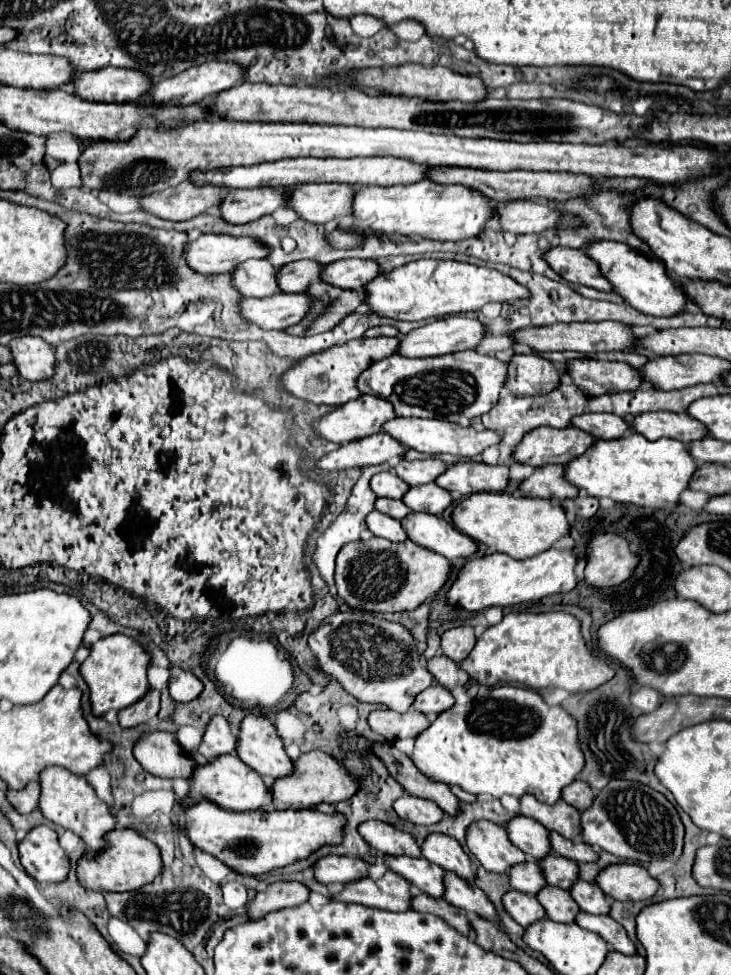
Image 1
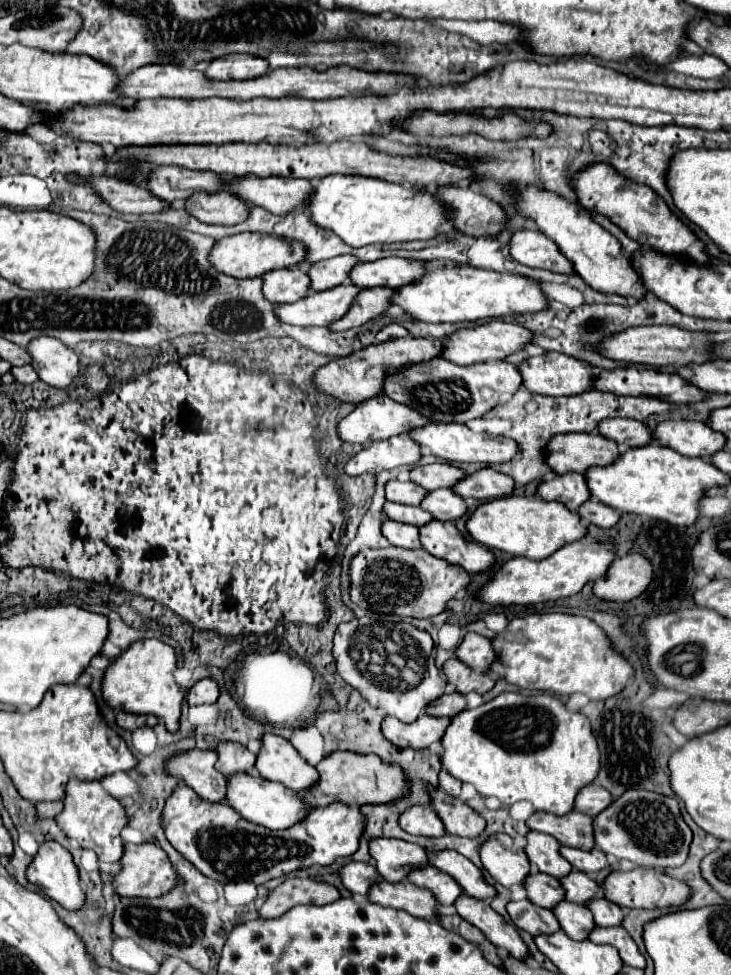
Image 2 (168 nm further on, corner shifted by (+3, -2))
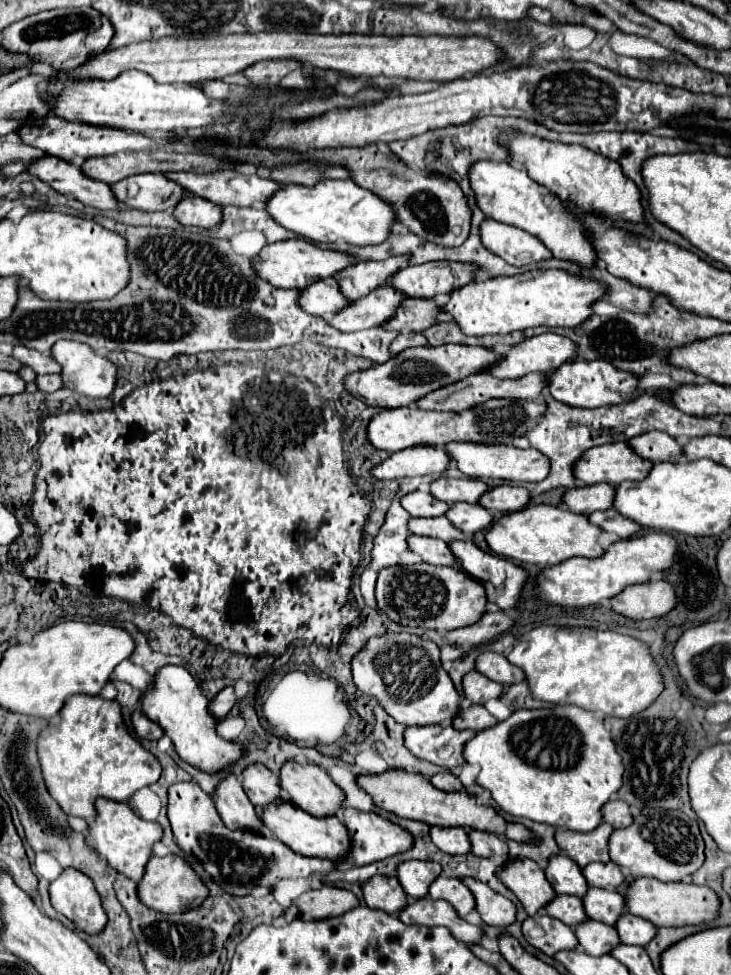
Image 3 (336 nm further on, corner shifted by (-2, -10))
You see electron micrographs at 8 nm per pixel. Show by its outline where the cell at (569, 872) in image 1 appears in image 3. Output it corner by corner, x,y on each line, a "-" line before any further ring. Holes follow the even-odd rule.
591,886
581,900
585,906
585,914
591,920
599,920
599,922
605,922
611,926
625,912
623,896
617,890
605,890
605,888

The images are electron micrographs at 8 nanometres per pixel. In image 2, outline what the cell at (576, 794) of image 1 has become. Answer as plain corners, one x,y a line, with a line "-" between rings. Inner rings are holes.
592,784
592,786
586,786
586,788
580,790
580,794
576,798
576,810
594,818
602,810
606,810
612,802
614,802
614,798
608,790

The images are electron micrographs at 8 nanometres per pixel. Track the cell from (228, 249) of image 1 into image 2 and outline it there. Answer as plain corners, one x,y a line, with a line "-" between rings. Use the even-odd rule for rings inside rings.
236,234
236,236
228,236
222,238
214,244
214,250
210,252
210,262
214,262
214,268
230,274
234,278
256,278
262,276
266,272
278,270
278,268
288,268
292,264
300,264
306,258
308,248
298,242
298,240
290,240
290,238
280,238
280,236
266,236
266,234

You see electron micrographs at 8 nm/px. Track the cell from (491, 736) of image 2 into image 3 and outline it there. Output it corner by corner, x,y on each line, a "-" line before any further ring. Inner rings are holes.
567,704
567,706
553,706
553,708
541,708
541,710
515,710
507,720
497,722
495,726
491,726
489,730
481,730
477,732
463,748
463,758
467,764
479,764
481,772
477,774
477,784
485,790
491,792
493,800
497,802
497,806
511,816
521,816
521,818
529,818
535,822
545,822
557,828
567,828
567,830
575,830
575,832
589,832
593,830
601,820
601,806
621,788
621,776
623,776
623,764
621,764
621,756
615,750
615,744
611,740
609,730
603,724
603,718
595,712
587,712
579,706

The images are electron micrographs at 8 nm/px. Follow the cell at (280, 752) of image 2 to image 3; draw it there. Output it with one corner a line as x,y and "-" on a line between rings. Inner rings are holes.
287,760
279,772
279,786
291,796
291,802
315,816
335,814
345,792
317,764
299,764

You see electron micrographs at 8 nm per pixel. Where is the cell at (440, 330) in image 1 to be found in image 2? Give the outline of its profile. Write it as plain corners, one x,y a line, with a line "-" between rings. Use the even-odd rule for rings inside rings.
492,320
488,324
482,326
474,326
474,328
464,328
454,332
452,336
448,336
444,340
444,350
442,350
442,358
462,364
462,366
470,366
470,364
480,364
480,362
494,362
494,360
504,360
506,356
524,350
530,342
532,342
534,334
532,330
514,324
514,322
504,322
504,320

